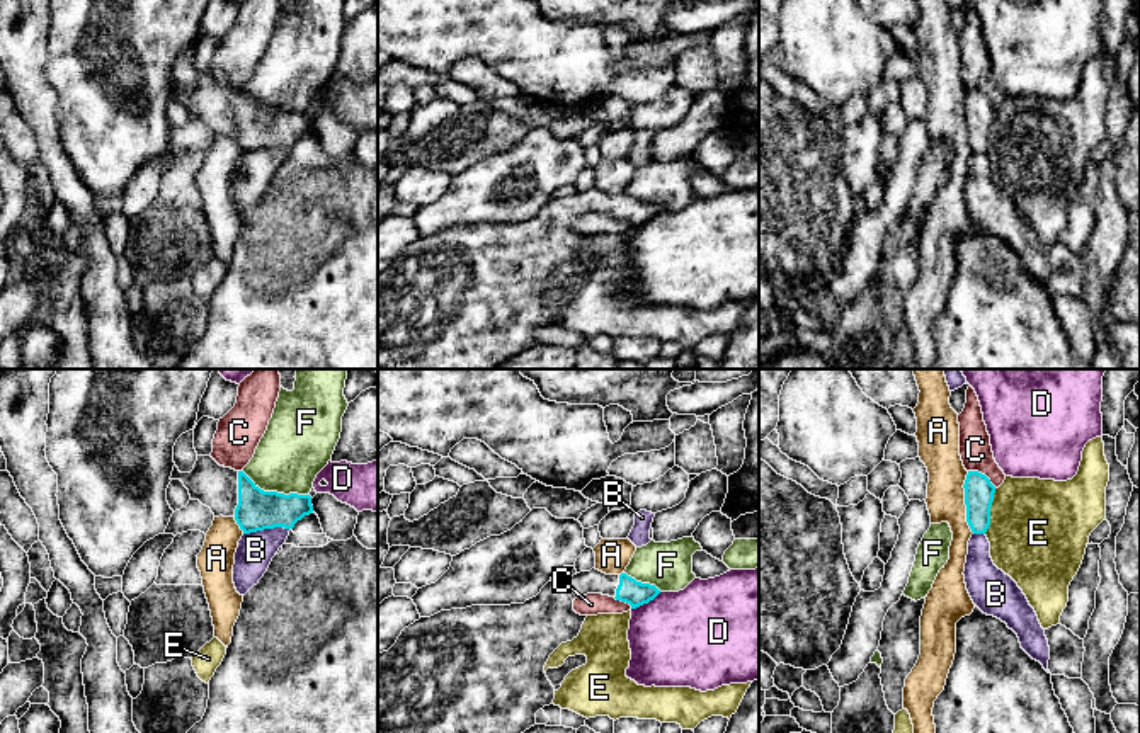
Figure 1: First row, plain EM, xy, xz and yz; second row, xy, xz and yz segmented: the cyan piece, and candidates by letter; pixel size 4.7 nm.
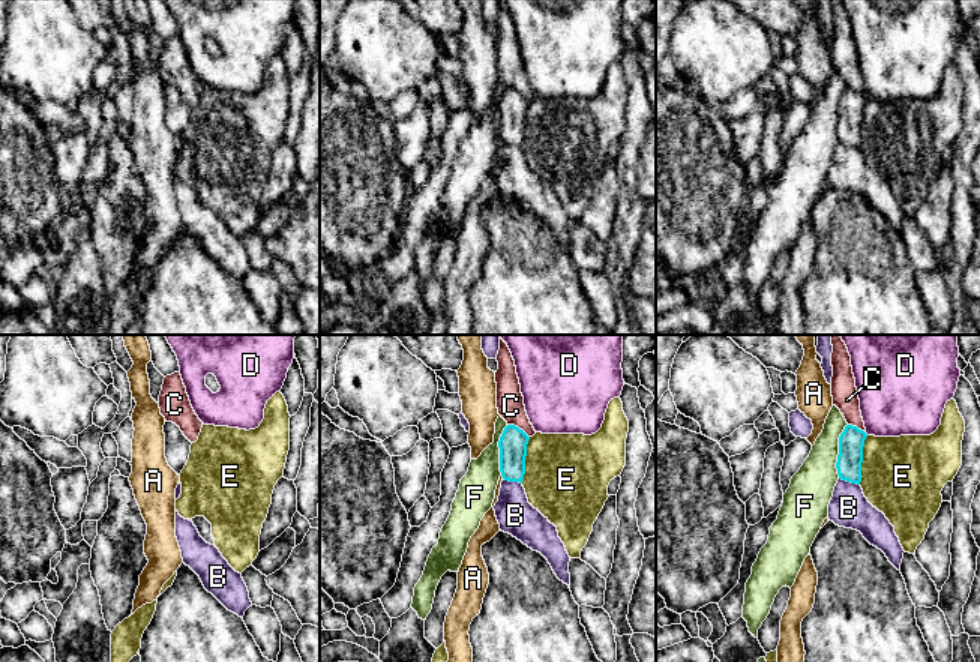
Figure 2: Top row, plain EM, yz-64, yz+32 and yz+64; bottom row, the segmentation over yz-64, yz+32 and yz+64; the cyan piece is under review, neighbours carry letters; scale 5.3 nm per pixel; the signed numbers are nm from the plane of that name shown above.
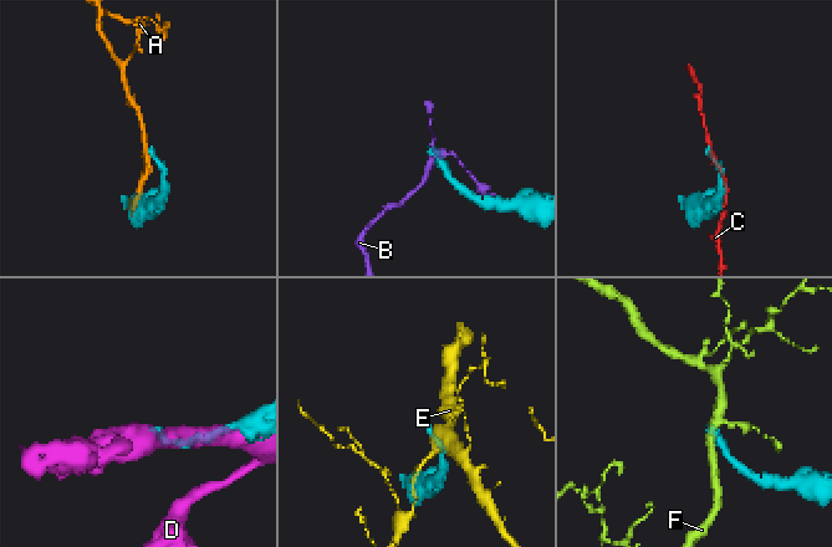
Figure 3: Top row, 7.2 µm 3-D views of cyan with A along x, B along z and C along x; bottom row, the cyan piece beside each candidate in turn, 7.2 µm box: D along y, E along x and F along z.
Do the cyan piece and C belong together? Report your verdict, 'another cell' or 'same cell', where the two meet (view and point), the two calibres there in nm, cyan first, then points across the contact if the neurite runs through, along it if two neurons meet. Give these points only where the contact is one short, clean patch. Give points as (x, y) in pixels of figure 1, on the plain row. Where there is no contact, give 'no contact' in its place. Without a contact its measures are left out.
another cell; contact yz (980, 92); calibres 140 and 150 nm; border yz (968, 89), (980, 90), (996, 106)

